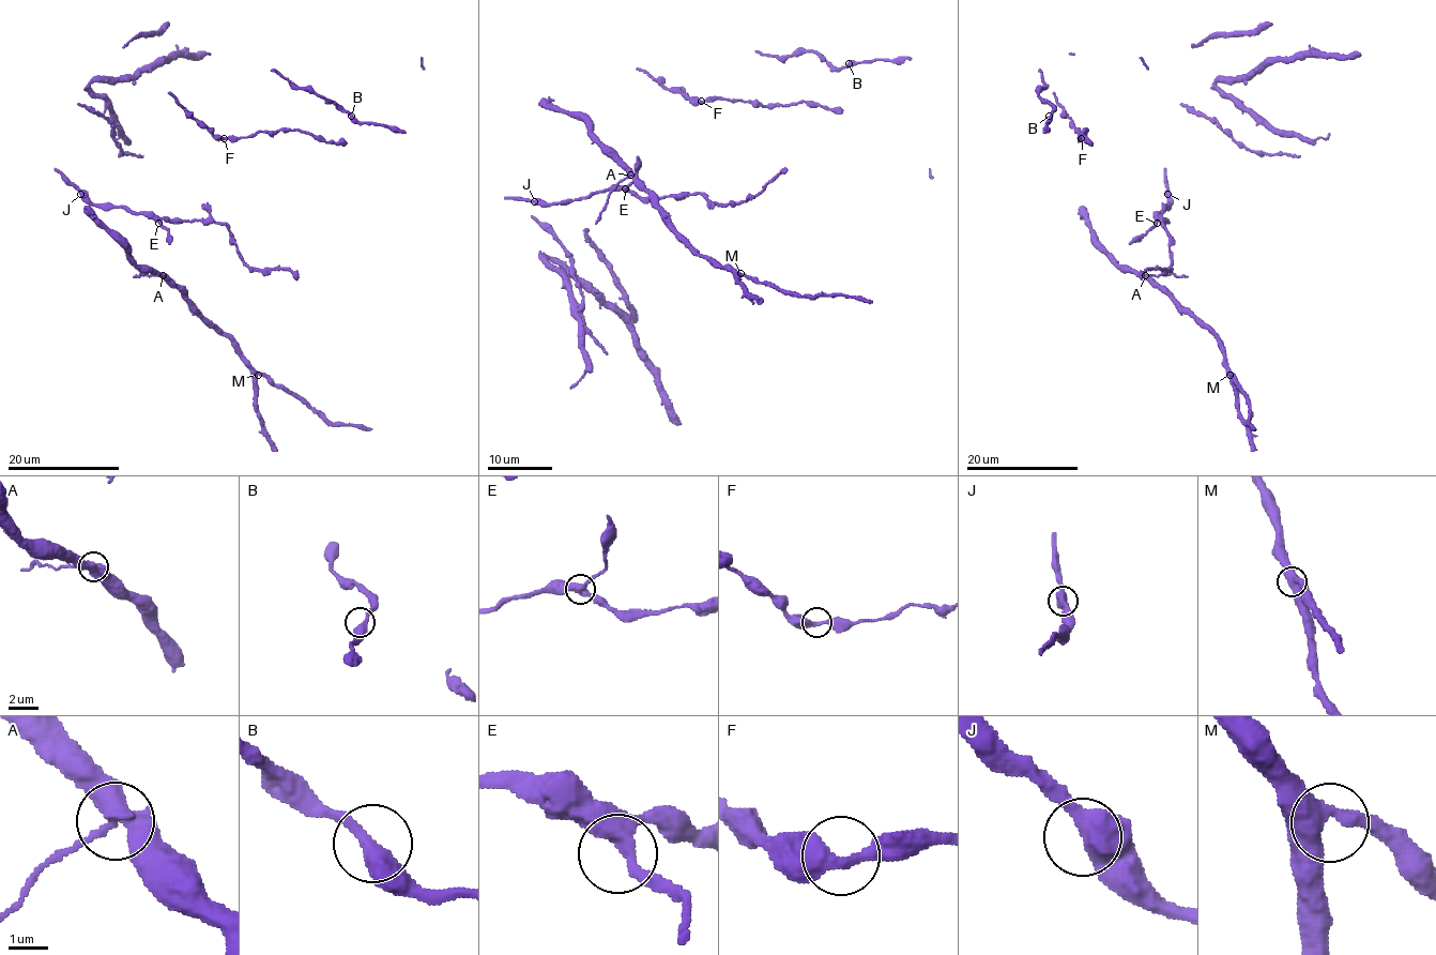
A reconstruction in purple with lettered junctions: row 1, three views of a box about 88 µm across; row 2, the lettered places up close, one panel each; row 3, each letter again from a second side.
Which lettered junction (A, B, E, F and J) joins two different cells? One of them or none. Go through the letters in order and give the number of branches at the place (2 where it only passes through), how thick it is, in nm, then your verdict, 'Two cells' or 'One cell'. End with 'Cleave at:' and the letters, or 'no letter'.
A: Branches: 3. Thickness 420 nm. One cell
B: Branches: 2. Thickness 420 nm. One cell
E: Branches: 3. Thickness 340 nm. One cell
F: Branches: 2. Thickness 400 nm. One cell
J: Branches: 3. Thickness 440 nm. One cell
Cleave at: no letter

